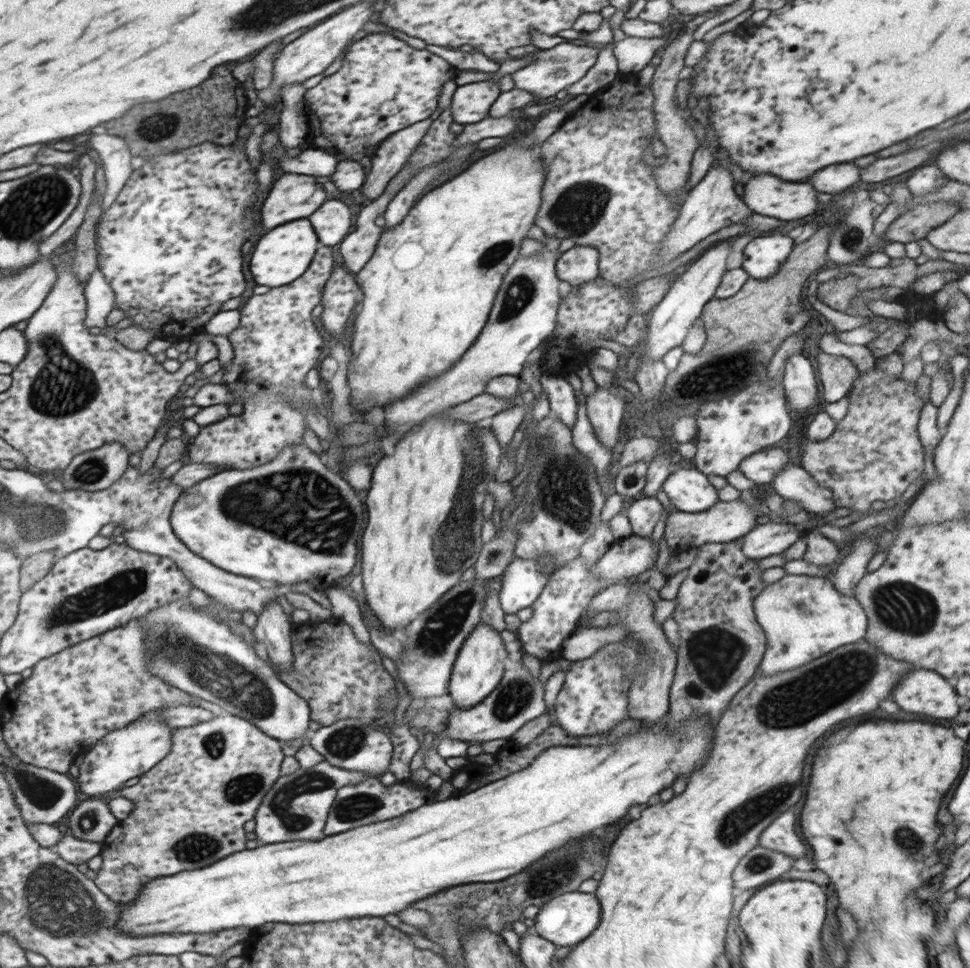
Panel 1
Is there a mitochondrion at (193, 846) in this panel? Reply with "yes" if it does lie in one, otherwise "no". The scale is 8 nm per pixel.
yes

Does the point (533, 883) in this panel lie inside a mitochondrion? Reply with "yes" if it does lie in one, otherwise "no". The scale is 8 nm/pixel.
yes

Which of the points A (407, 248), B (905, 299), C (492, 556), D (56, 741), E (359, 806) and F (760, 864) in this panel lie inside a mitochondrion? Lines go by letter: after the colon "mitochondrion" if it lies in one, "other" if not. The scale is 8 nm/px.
A: other
B: other
C: mitochondrion
D: other
E: mitochondrion
F: mitochondrion

